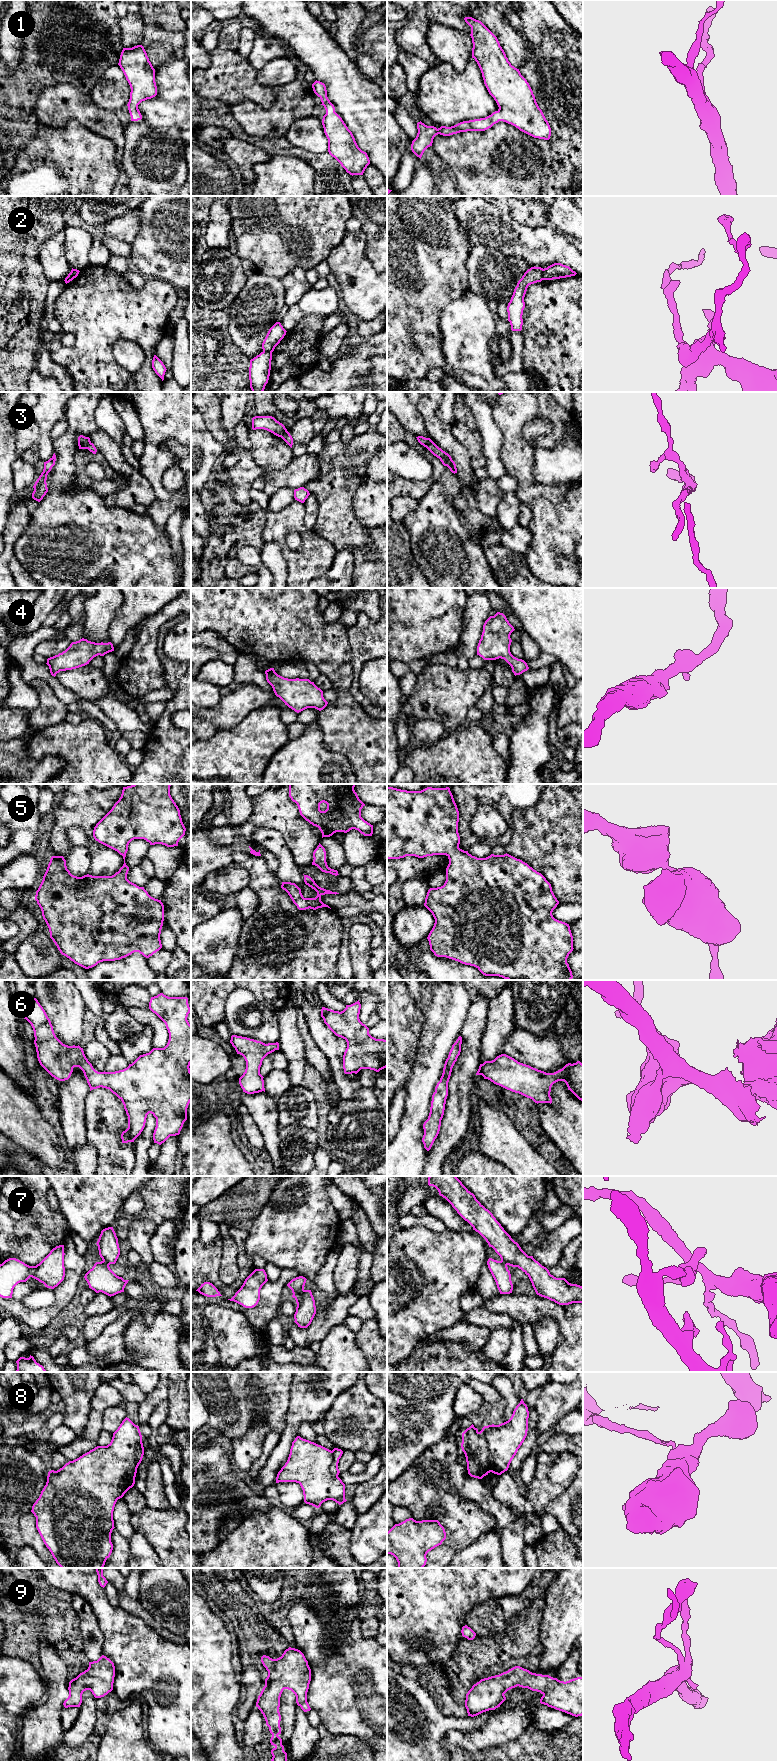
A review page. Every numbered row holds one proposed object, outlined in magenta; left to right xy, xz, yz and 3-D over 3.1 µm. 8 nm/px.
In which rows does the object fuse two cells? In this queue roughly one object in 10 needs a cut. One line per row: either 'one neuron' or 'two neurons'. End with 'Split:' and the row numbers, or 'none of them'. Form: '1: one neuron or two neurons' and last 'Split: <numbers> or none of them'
1: one neuron
2: two neurons
3: two neurons
4: one neuron
5: one neuron
6: one neuron
7: two neurons
8: two neurons
9: one neuron
Split: 2, 3, 7, 8

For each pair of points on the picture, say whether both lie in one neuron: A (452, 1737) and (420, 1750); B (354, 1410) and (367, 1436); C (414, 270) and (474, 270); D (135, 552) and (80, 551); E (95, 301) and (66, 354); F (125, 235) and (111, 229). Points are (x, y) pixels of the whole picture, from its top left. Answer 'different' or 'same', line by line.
A: different
B: same
C: different
D: same
E: same
F: same

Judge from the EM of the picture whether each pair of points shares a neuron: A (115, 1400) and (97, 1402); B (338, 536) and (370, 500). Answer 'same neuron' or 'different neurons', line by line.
A: same neuron
B: different neurons

